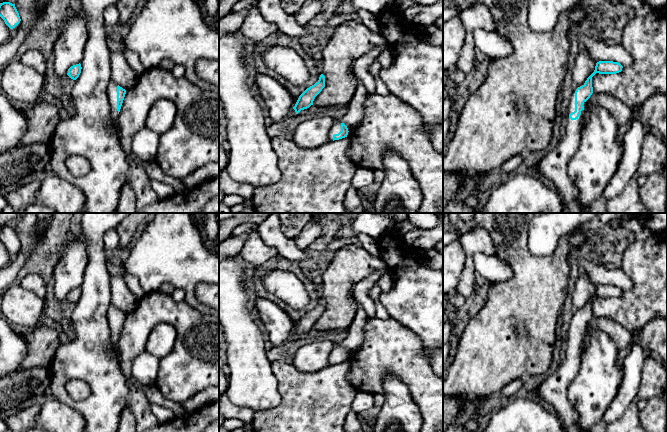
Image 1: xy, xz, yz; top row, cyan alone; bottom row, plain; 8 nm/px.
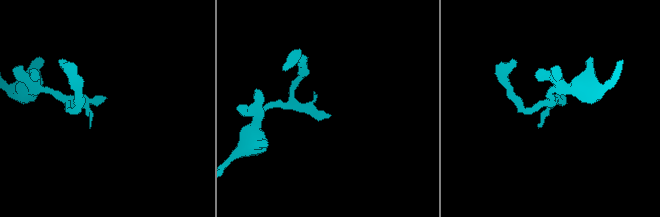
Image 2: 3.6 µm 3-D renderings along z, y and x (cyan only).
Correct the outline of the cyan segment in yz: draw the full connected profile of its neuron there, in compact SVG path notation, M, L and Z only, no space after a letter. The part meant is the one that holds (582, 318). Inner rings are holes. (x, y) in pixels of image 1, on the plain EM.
M599 285L594 296L584 308L571 318L565 359L560 367L551 375L543 379L537 392L544 402L549 403L555 413L561 418L566 432L587 432L581 429L578 423L578 414L567 396L567 389L575 378L581 361L581 343L586 325L593 317L592 301L596 298L616 298L622 295L623 290L618 286Z

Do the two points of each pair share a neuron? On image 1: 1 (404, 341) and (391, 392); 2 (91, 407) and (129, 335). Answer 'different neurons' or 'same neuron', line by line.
1: different neurons
2: different neurons

